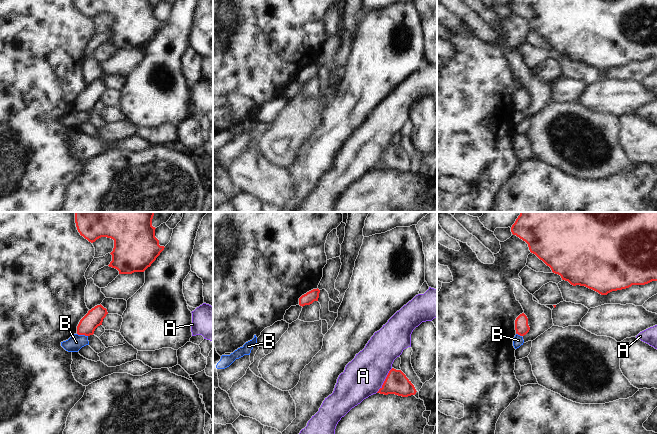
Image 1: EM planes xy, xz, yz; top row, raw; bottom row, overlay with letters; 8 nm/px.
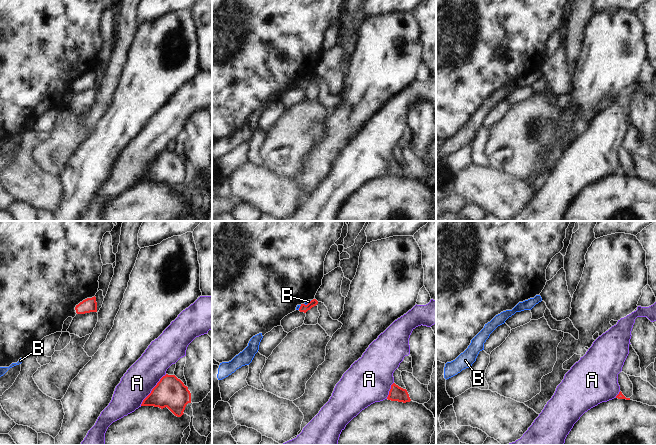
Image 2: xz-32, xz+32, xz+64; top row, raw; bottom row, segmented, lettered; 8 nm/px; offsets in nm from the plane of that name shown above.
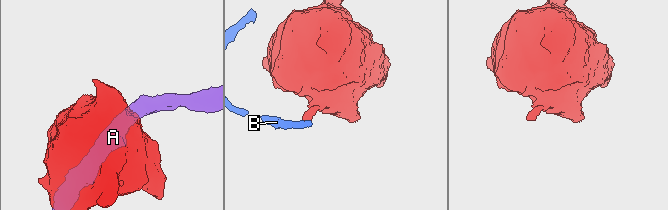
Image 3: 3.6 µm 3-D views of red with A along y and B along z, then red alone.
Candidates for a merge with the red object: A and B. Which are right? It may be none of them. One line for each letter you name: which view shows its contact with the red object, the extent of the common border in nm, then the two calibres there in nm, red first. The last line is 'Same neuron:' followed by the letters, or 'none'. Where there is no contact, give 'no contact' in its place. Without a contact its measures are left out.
Same neuron: none

